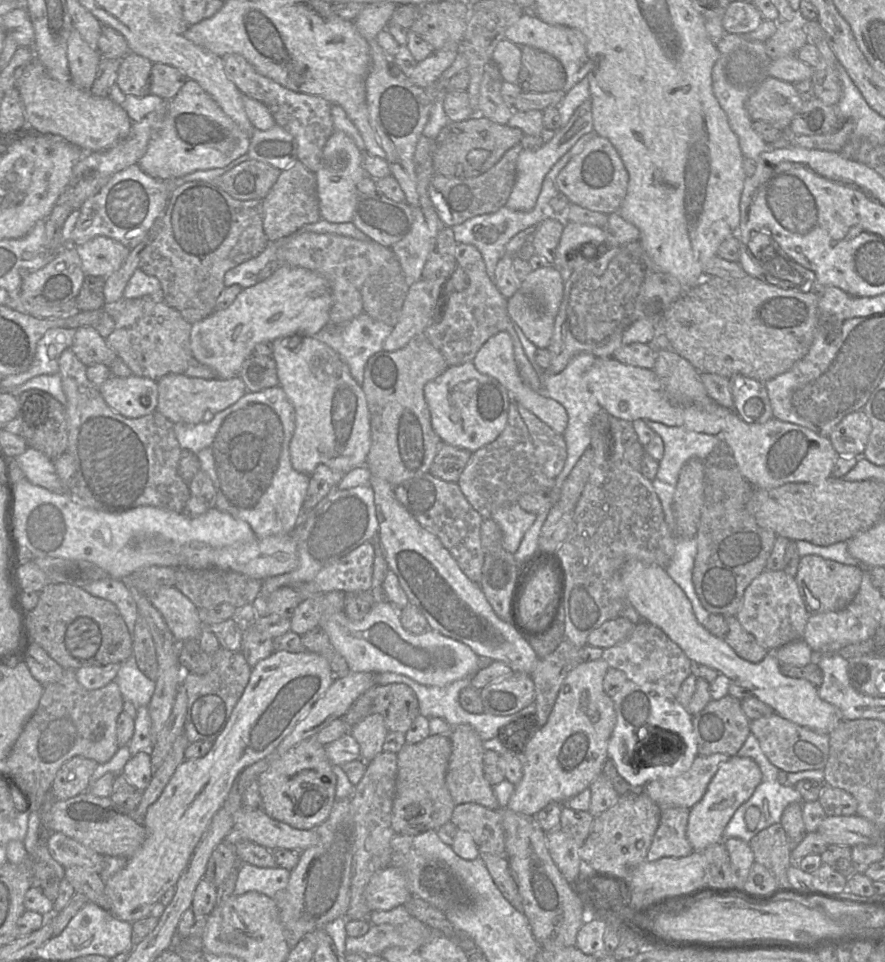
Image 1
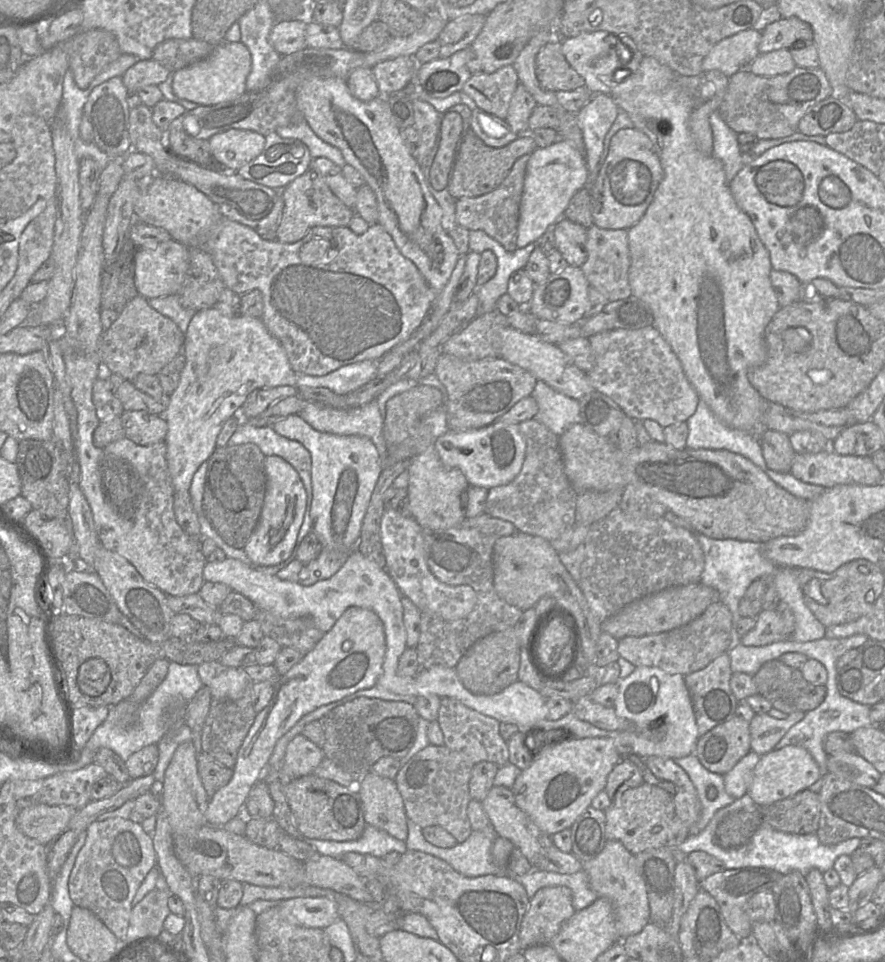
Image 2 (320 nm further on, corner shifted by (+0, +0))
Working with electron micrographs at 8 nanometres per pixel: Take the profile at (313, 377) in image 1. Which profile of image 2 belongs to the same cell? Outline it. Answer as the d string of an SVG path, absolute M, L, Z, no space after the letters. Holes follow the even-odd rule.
M299 414L290 415L272 427L279 435L300 442L310 452L313 486L311 531L322 547L352 552L357 548L363 519L383 468L375 445L363 436L340 436L315 430Z

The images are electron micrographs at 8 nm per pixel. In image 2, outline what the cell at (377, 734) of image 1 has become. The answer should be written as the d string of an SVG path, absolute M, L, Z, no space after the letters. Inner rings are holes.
M369 771L356 782L355 788L362 801L366 824L405 841L407 817L394 780Z

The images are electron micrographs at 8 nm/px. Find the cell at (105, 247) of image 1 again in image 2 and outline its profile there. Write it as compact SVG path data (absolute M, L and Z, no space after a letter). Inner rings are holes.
M175 239L155 248L139 248L135 256L135 285L146 299L177 295L189 268L189 251Z

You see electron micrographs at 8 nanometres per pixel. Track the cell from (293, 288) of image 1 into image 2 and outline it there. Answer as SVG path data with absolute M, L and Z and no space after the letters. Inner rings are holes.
M214 307L199 310L188 325L183 351L185 366L177 388L167 398L167 408L163 414L168 424L166 460L175 492L189 491L195 472L204 461L209 460L217 447L217 436L223 424L240 413L251 392L284 385L295 386L298 379L283 347L269 333L261 318L242 314L227 317Z

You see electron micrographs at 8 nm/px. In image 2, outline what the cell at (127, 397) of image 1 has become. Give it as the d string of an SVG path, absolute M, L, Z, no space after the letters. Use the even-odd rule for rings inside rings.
M124 410L121 420L124 437L138 445L149 446L166 439L168 424L163 415L140 410Z

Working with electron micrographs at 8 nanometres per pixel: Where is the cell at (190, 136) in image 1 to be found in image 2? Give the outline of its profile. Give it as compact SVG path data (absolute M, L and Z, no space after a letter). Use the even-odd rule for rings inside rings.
M229 129L209 138L215 163L235 171L258 157L264 149L265 141L262 134L243 129Z

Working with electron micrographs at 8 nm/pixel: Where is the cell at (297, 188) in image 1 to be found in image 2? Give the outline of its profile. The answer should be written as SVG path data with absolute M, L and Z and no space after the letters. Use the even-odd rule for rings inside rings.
M309 169L283 188L280 193L284 199L284 211L277 230L277 241L295 243L316 226L347 227L356 214L346 206L330 189L326 181L316 171Z

